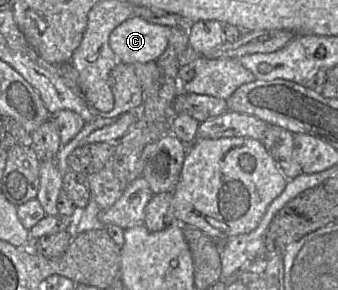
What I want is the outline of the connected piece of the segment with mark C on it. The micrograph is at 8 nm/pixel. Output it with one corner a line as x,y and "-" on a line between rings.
133,16
118,25
109,36
109,45
118,62
133,65
135,63
147,63
156,61
165,51
168,45
171,28
158,24
152,24
144,19

